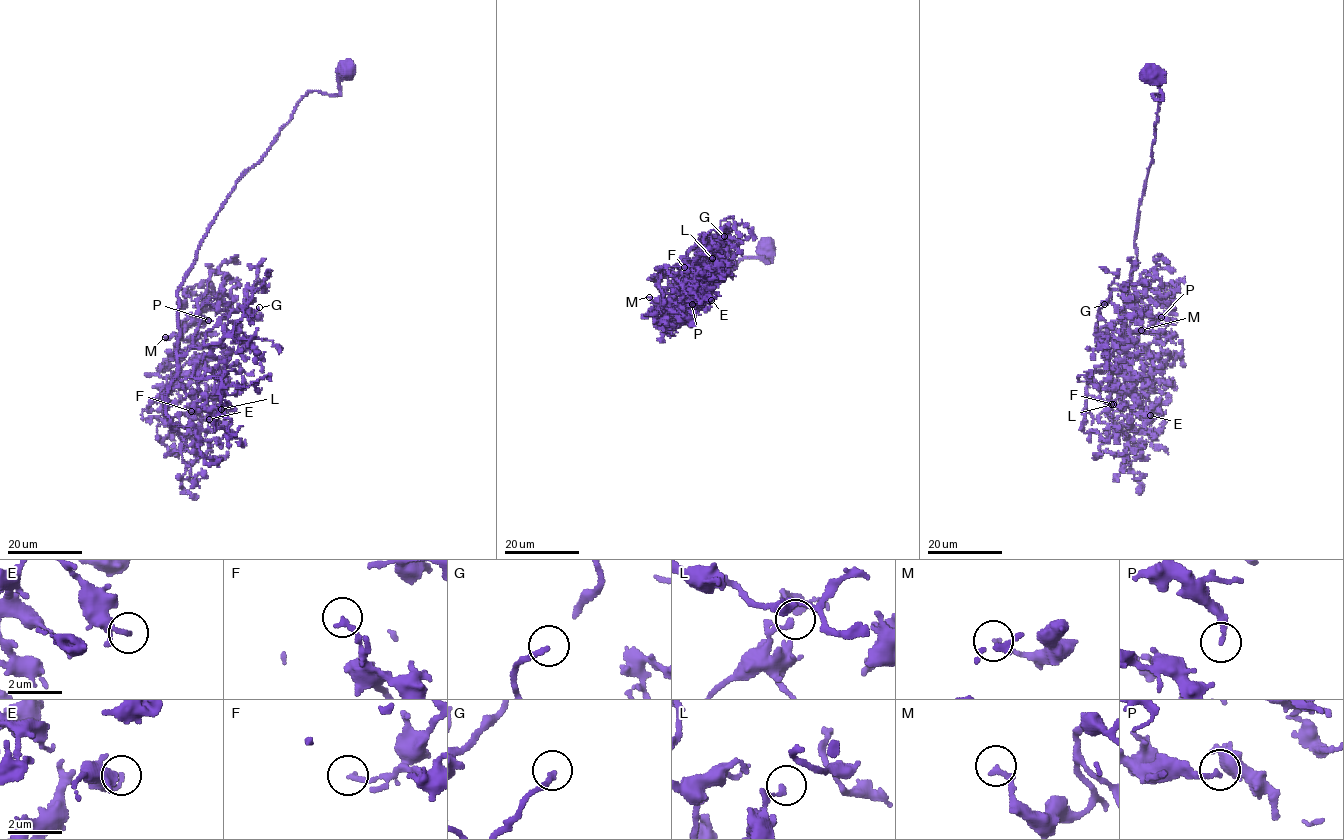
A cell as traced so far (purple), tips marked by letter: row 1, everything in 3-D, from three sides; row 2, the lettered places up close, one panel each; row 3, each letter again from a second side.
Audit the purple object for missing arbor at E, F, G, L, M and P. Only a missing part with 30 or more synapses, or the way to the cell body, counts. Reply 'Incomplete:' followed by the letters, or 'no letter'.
Incomplete: G

